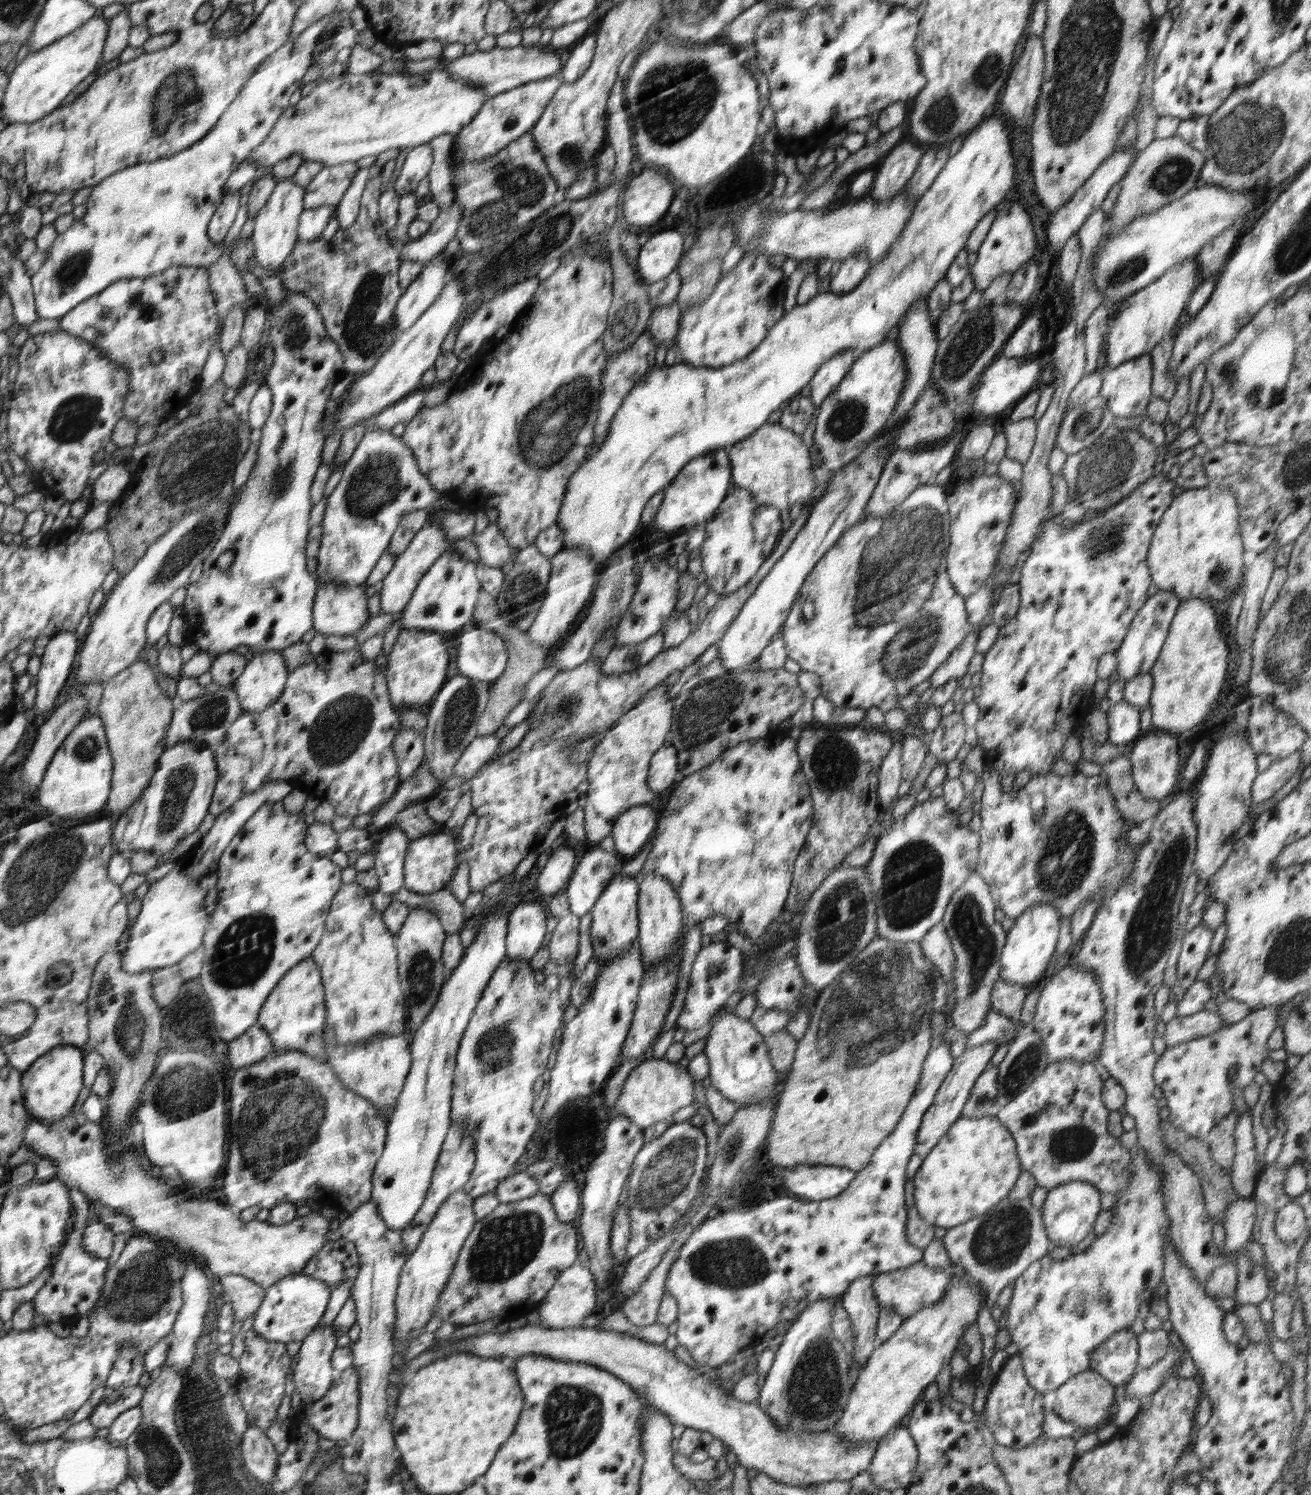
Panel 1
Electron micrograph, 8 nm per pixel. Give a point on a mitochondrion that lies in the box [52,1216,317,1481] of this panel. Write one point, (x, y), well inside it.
(138, 1295)

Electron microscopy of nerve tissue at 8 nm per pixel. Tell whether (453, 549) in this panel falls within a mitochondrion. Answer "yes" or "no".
no

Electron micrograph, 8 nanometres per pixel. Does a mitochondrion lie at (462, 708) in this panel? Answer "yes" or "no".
yes

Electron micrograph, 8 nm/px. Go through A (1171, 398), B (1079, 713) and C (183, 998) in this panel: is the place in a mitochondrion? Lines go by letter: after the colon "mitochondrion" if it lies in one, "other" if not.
A: other
B: other
C: other

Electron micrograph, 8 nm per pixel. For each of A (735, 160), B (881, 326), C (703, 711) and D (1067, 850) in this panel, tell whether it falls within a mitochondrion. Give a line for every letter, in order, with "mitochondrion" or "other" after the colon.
A: other
B: other
C: mitochondrion
D: mitochondrion

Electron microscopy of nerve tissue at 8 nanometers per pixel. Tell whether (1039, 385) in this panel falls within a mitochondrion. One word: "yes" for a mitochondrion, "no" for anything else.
no

